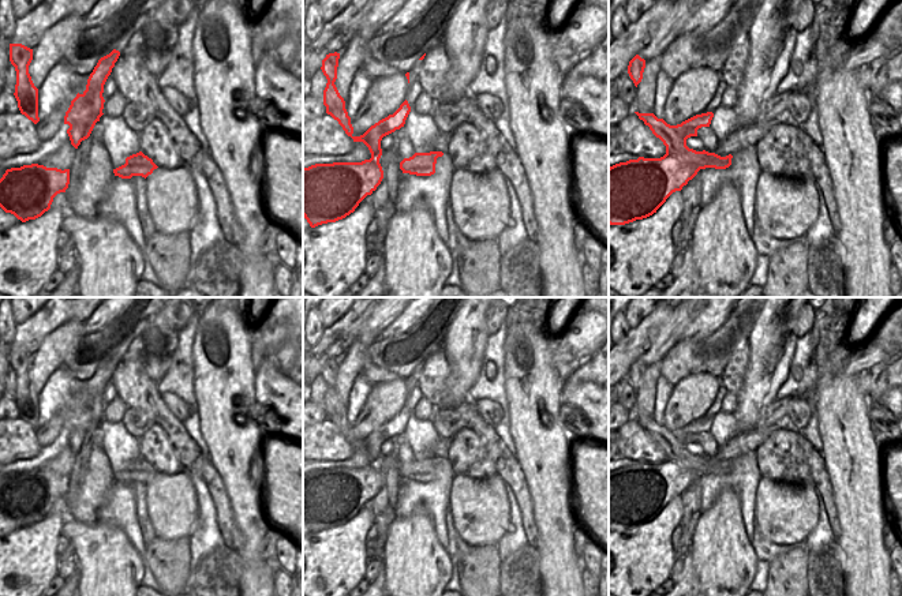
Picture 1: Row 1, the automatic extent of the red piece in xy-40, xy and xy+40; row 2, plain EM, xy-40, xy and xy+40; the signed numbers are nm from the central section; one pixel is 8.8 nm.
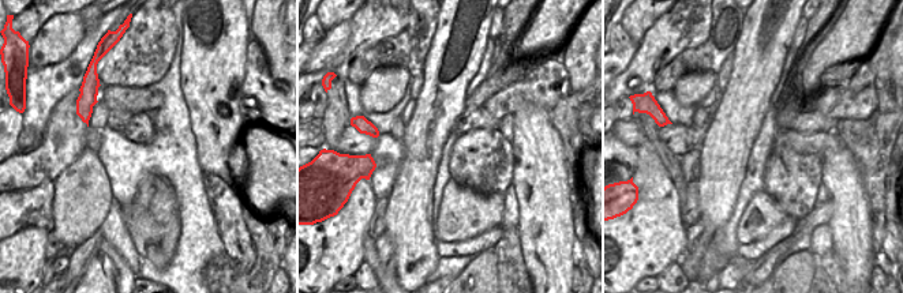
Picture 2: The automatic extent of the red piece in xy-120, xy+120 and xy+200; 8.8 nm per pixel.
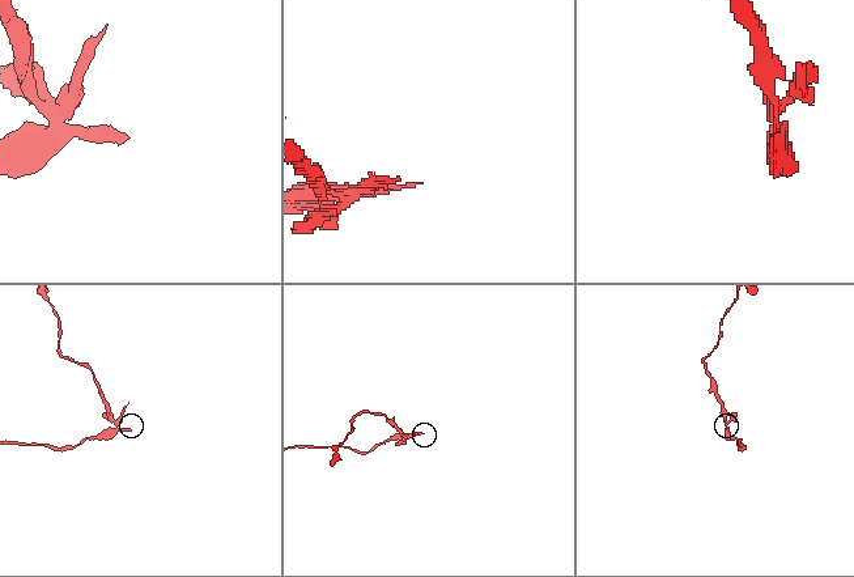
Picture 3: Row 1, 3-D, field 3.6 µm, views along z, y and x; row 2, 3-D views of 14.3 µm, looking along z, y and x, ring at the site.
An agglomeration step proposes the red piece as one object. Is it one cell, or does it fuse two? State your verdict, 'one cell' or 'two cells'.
two cells

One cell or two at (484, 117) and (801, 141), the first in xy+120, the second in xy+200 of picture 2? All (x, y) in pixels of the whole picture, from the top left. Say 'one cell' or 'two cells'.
two cells

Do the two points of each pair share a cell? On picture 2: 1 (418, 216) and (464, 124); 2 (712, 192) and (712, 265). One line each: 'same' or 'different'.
1: different
2: same

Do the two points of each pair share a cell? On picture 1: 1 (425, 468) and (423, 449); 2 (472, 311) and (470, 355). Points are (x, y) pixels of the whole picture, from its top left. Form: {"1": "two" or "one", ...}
{"1": "two", "2": "one"}

